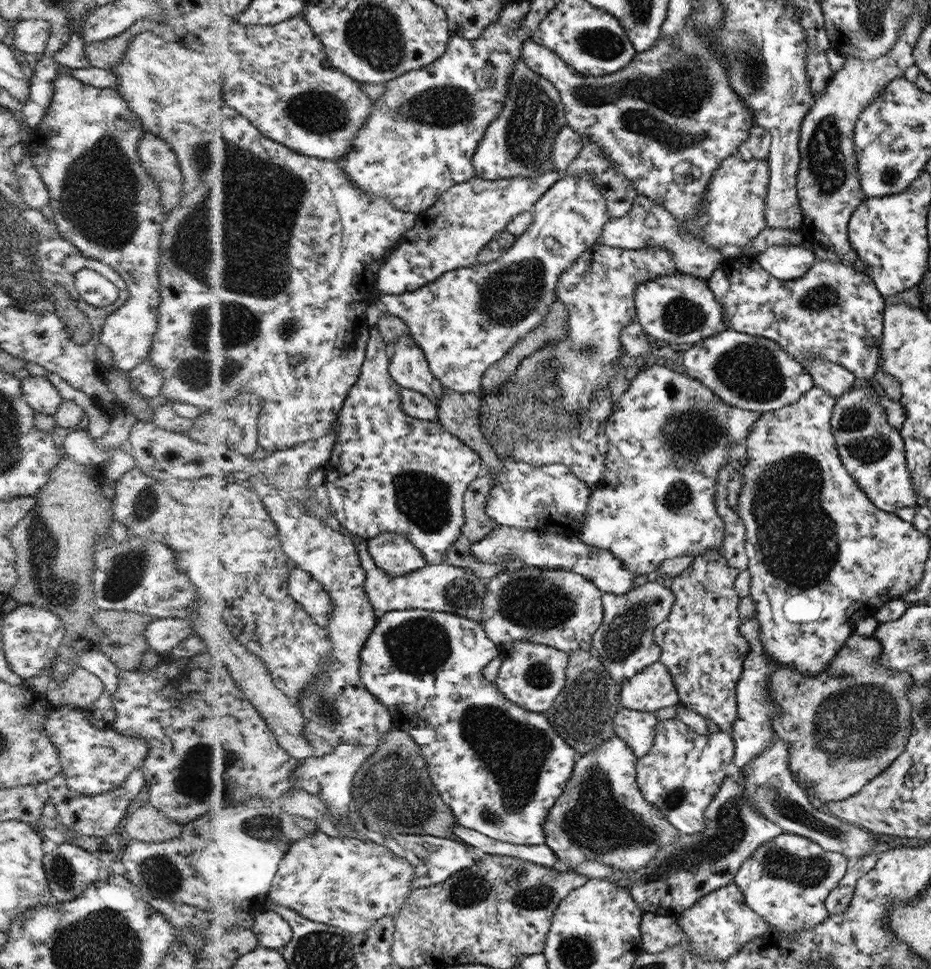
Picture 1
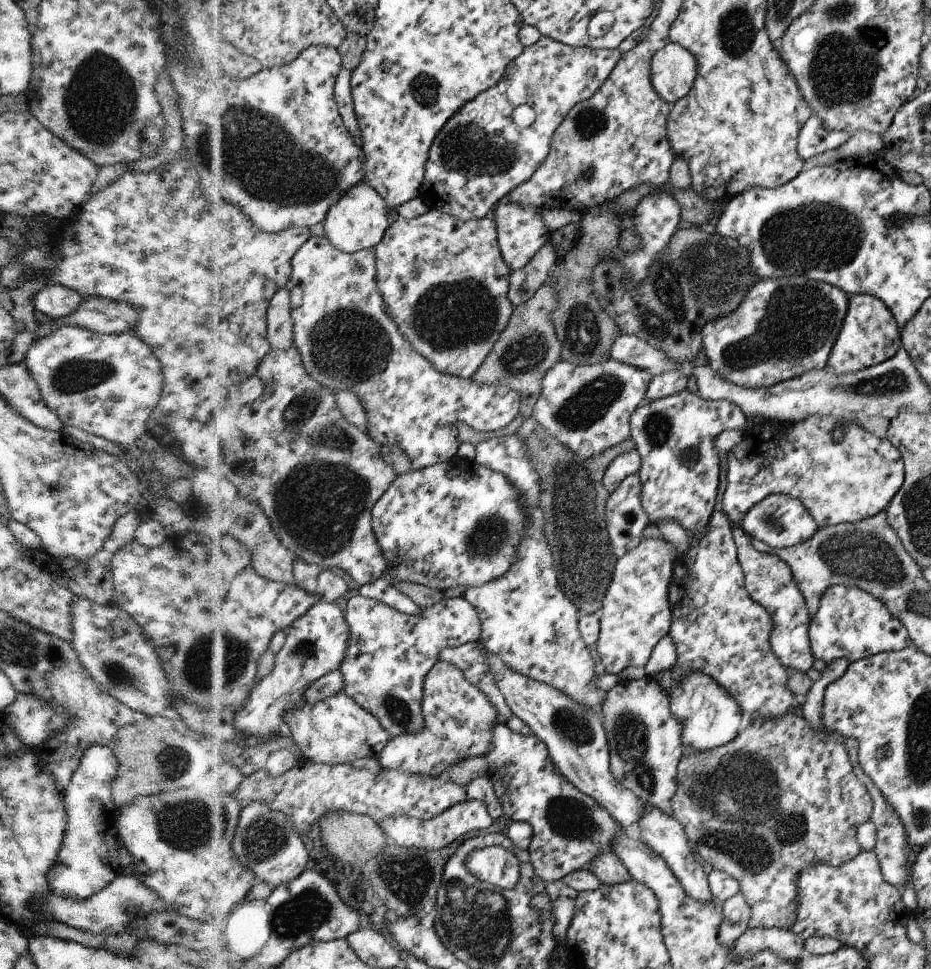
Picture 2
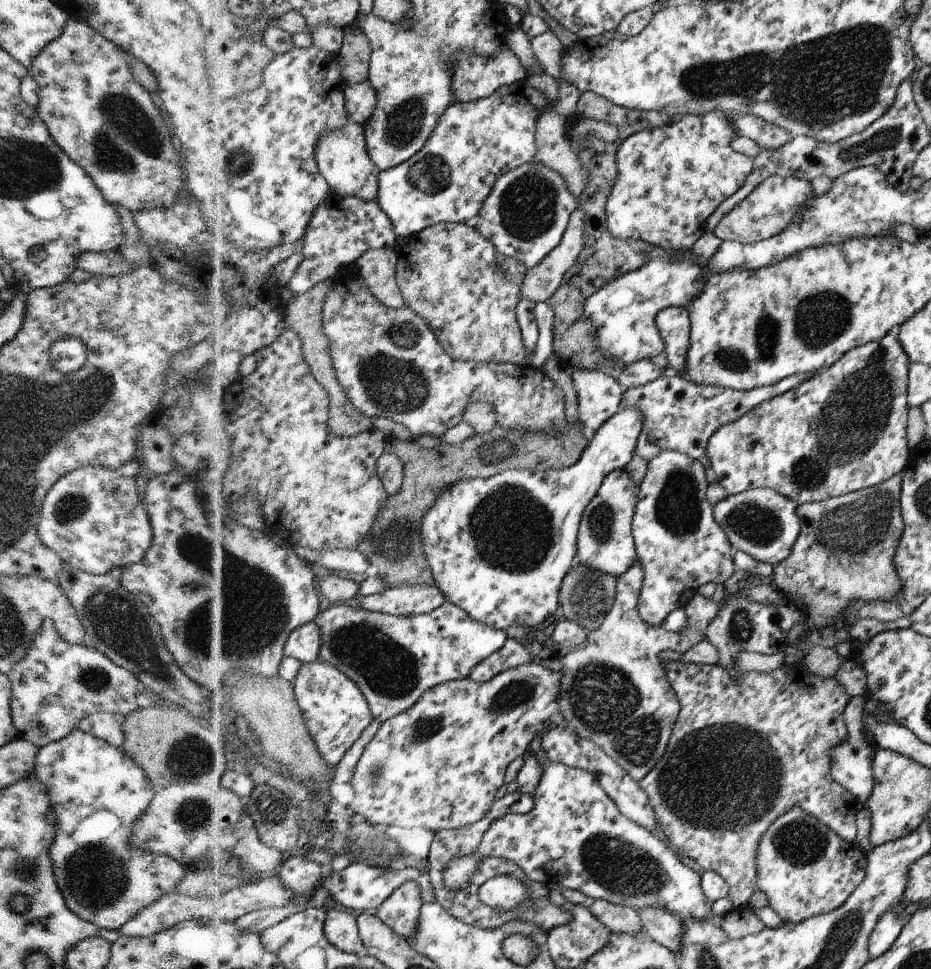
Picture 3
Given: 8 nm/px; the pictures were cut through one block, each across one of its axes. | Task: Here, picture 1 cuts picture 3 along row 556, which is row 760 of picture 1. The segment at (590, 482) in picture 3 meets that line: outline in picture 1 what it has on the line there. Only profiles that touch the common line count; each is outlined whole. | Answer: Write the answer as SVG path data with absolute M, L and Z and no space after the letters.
M423 609L396 610L385 613L378 617L378 624L374 633L367 639L362 650L362 681L366 687L381 701L388 706L393 716L394 726L408 730L415 742L420 744L422 756L431 767L431 778L442 799L451 807L457 815L458 824L465 829L479 832L493 840L499 840L508 844L524 846L544 844L546 835L542 831L542 825L546 822L546 814L554 802L561 796L565 784L570 780L577 754L573 748L569 748L555 730L547 724L547 720L535 711L523 710L501 693L493 682L485 680L482 668L499 654L494 641L486 635L485 628L481 623L473 619L463 618L462 615L448 613L447 611L432 611Z

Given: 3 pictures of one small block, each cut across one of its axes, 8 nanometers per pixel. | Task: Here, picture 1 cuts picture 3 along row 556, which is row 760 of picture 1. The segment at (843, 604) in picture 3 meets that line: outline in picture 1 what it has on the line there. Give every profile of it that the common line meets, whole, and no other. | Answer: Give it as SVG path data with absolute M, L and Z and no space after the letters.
M852 632L850 637L846 638L846 642L841 646L841 649L835 653L830 664L826 666L826 669L822 670L822 673L815 676L807 676L801 674L797 669L779 667L774 670L770 675L770 680L767 681L766 689L768 690L770 697L772 696L772 699L780 706L780 713L772 719L774 734L786 739L786 747L787 750L789 750L788 763L790 773L800 785L803 786L805 784L805 787L811 788L812 794L809 797L810 799L816 798L819 802L825 802L826 804L826 802L837 802L838 800L852 797L855 793L859 793L860 790L865 788L865 786L877 777L879 773L885 772L886 768L899 756L899 754L902 753L902 750L907 744L908 736L913 728L913 724L909 720L911 705L907 692L912 685L913 679L906 671L890 670L890 668L884 668L884 666L881 666L878 663L877 665L871 664L870 660L878 658L880 648L881 645L874 638L863 638Z

